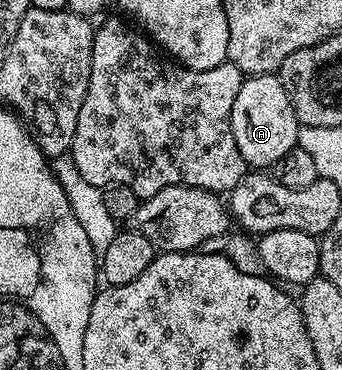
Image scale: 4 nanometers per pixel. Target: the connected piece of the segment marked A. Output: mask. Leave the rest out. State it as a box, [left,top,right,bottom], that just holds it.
[231,74,302,170]

